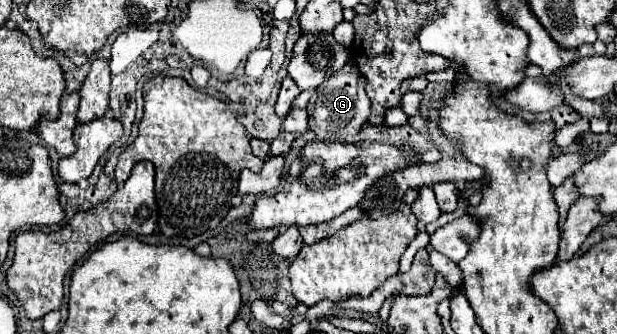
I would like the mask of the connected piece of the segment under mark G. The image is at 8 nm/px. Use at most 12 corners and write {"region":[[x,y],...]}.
{"region":[[354,62],[308,102],[320,140],[348,140],[370,114]]}

